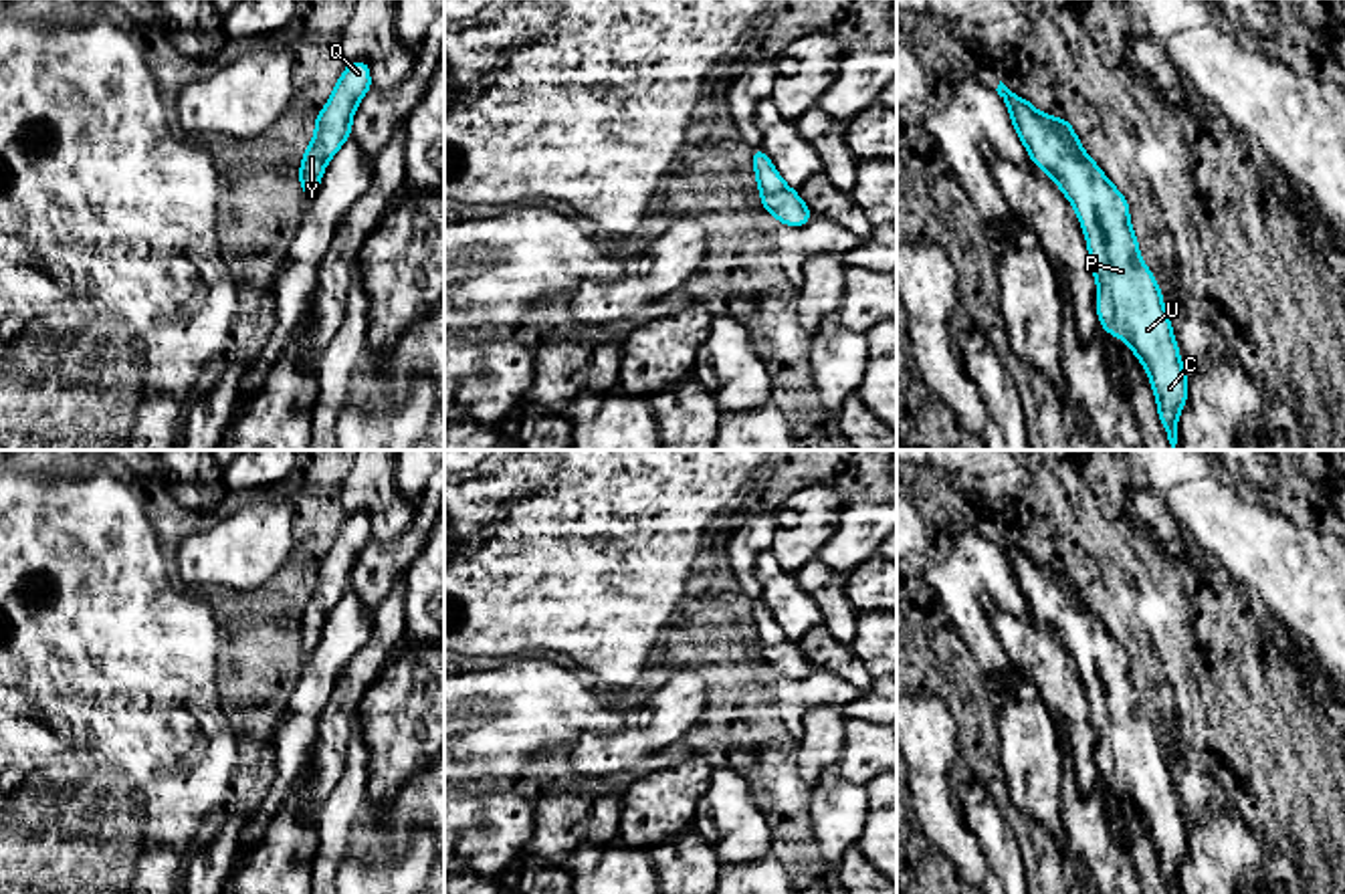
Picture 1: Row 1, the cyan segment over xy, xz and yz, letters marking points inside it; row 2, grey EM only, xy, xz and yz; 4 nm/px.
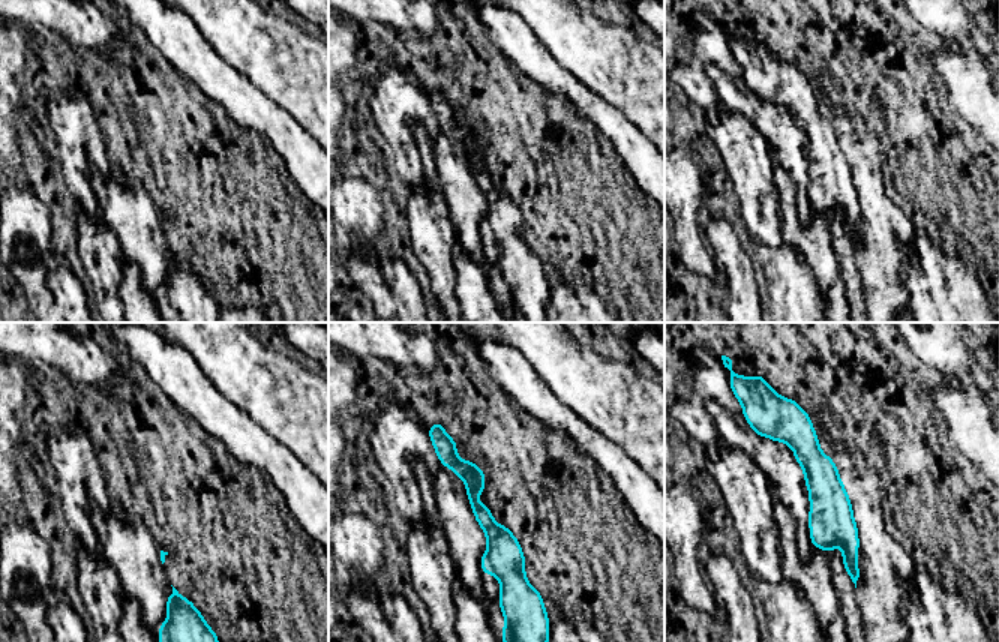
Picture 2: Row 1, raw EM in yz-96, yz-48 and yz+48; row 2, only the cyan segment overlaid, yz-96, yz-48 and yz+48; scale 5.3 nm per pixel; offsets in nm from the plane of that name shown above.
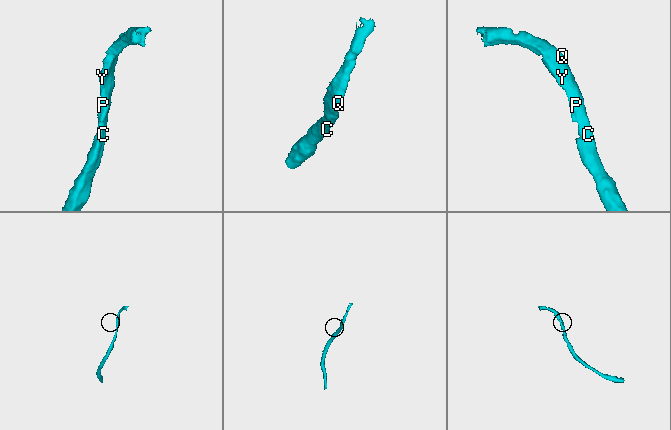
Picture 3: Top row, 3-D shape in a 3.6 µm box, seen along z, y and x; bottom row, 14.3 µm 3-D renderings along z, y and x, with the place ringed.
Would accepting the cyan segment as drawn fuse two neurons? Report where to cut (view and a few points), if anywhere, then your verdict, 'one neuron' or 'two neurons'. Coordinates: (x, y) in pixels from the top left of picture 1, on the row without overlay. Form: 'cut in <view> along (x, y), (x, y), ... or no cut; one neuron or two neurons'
no cut; one neuron

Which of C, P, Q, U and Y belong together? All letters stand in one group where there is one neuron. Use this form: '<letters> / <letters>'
C P Q U Y

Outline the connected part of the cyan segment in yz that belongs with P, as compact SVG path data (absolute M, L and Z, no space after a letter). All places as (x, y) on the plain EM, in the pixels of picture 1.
M1002 533L1006 553L1032 616L1046 624L1074 658L1097 731L1097 767L1103 781L1127 793L1149 825L1159 872L1177 894L1177 868L1187 854L1187 827L1175 797L1161 741L1141 714L1125 648L1080 599L1068 571L1038 565L1028 549L1016 549Z

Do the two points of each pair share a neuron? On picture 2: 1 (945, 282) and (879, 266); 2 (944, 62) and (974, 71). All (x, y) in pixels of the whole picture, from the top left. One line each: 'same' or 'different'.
1: different
2: same

